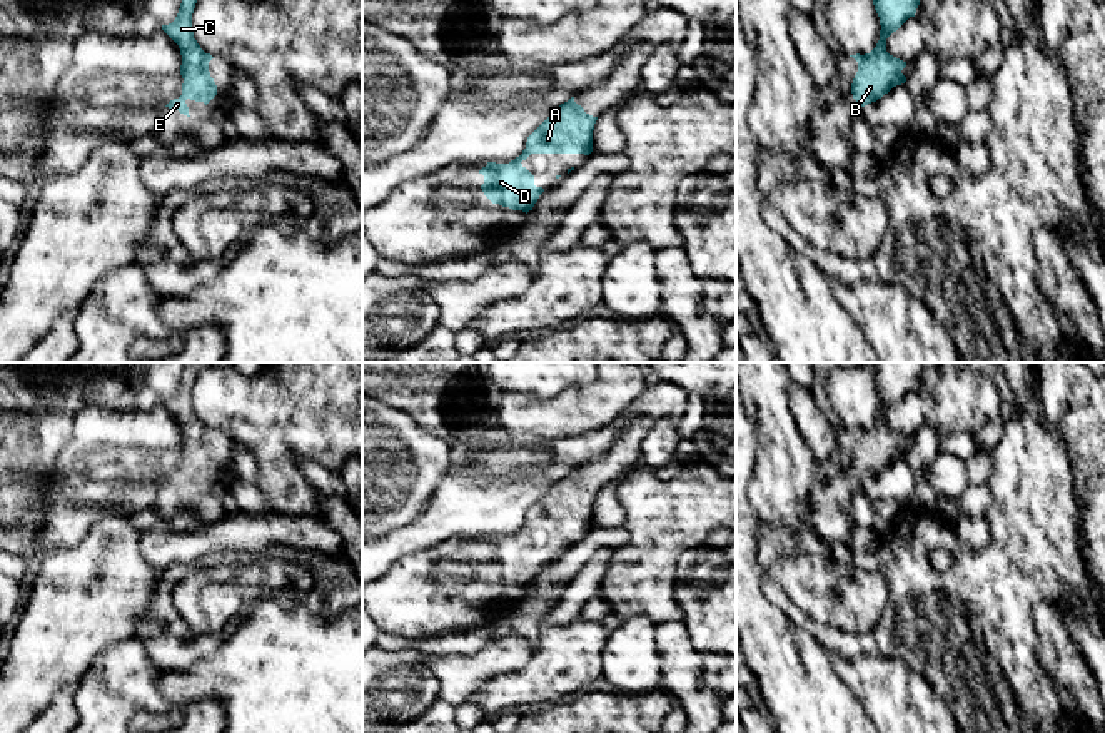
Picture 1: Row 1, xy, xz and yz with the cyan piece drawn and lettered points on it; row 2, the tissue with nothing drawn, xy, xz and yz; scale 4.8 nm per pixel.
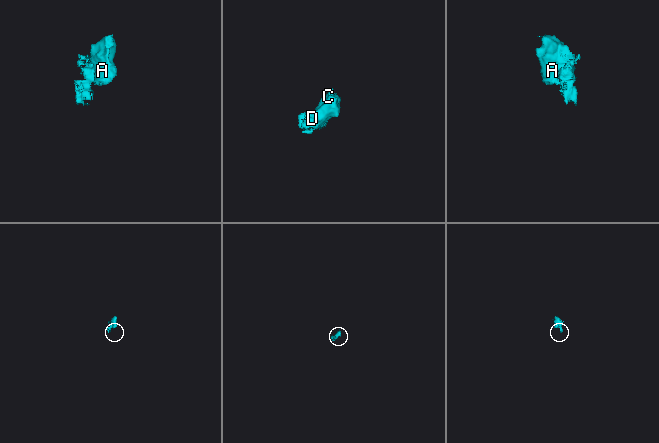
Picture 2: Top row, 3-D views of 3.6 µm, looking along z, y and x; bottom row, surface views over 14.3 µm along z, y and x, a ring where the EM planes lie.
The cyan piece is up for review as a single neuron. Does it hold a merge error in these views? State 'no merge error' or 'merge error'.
no merge error

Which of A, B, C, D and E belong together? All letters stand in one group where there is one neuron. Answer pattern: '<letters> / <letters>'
A B C D E

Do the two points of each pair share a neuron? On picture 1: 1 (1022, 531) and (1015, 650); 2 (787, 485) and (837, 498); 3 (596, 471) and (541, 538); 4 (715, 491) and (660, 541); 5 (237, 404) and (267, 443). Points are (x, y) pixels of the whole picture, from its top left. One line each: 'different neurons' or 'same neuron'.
1: same neuron
2: different neurons
3: same neuron
4: same neuron
5: same neuron

